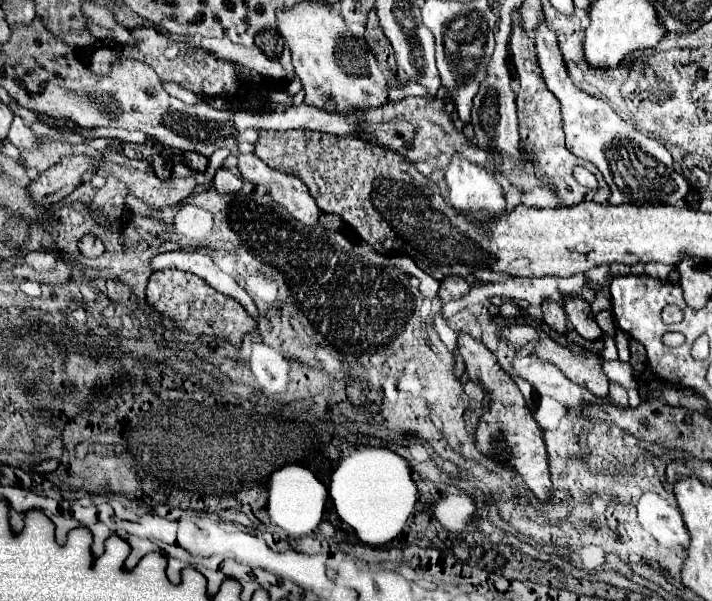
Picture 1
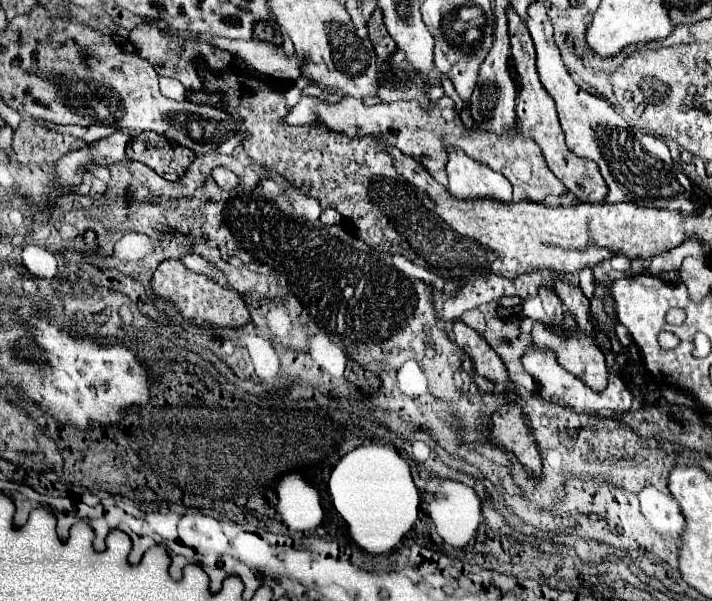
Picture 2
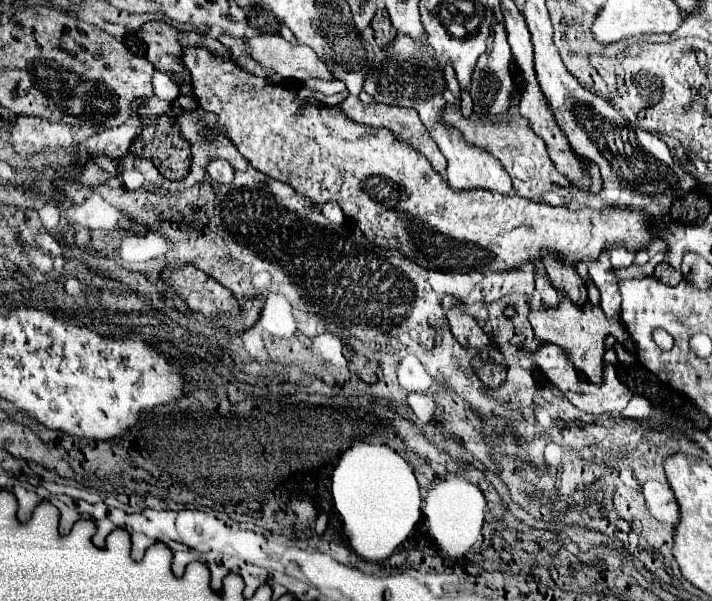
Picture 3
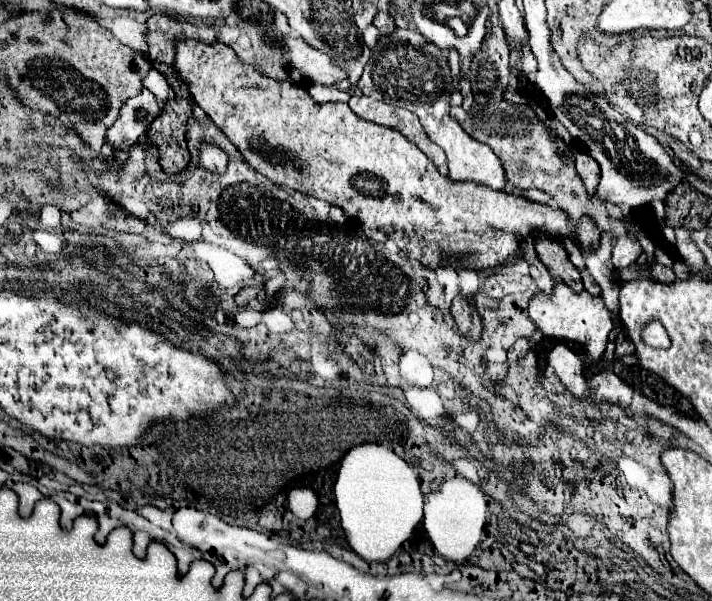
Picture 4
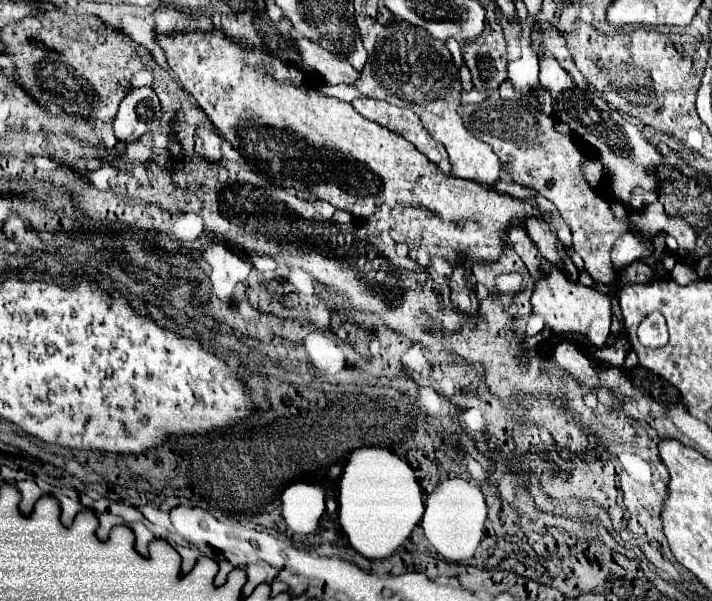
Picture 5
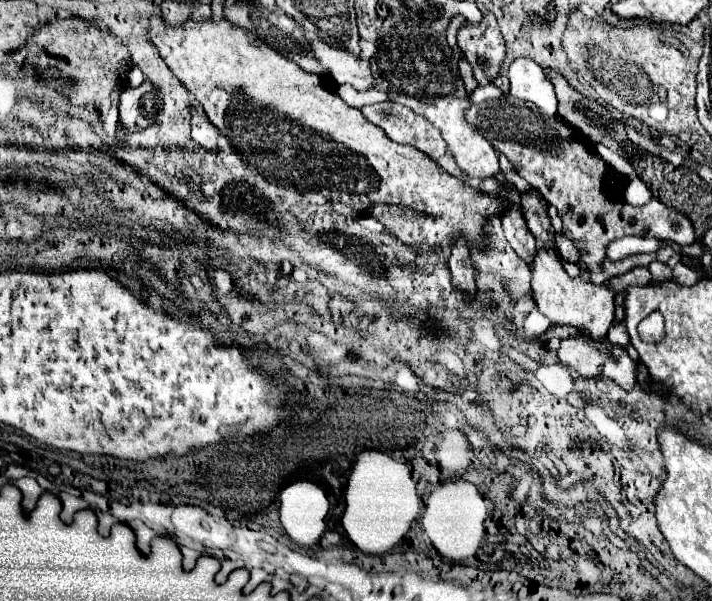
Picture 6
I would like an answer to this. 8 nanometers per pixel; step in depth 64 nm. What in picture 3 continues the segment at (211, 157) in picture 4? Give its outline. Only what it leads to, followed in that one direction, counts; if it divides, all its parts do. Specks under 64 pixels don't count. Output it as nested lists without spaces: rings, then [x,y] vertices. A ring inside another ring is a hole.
[[[222,158],[212,160],[206,170],[208,170],[208,174],[210,174],[218,184],[232,184],[232,180],[234,180],[234,170],[232,170],[232,166],[230,166],[226,160],[222,160]]]

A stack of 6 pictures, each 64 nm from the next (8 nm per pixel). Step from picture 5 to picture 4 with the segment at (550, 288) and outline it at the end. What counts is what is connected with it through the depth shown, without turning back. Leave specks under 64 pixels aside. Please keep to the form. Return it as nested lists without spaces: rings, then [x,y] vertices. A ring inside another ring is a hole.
[[[556,280],[552,296],[538,294],[532,298],[528,314],[530,314],[530,320],[534,322],[536,330],[540,330],[544,336],[556,338],[560,342],[576,344],[580,348],[578,356],[584,362],[584,366],[594,366],[602,358],[606,344],[608,344],[608,334],[616,326],[610,312],[604,310],[602,298],[594,298],[588,292],[574,294],[568,286],[560,284],[560,280]]]

